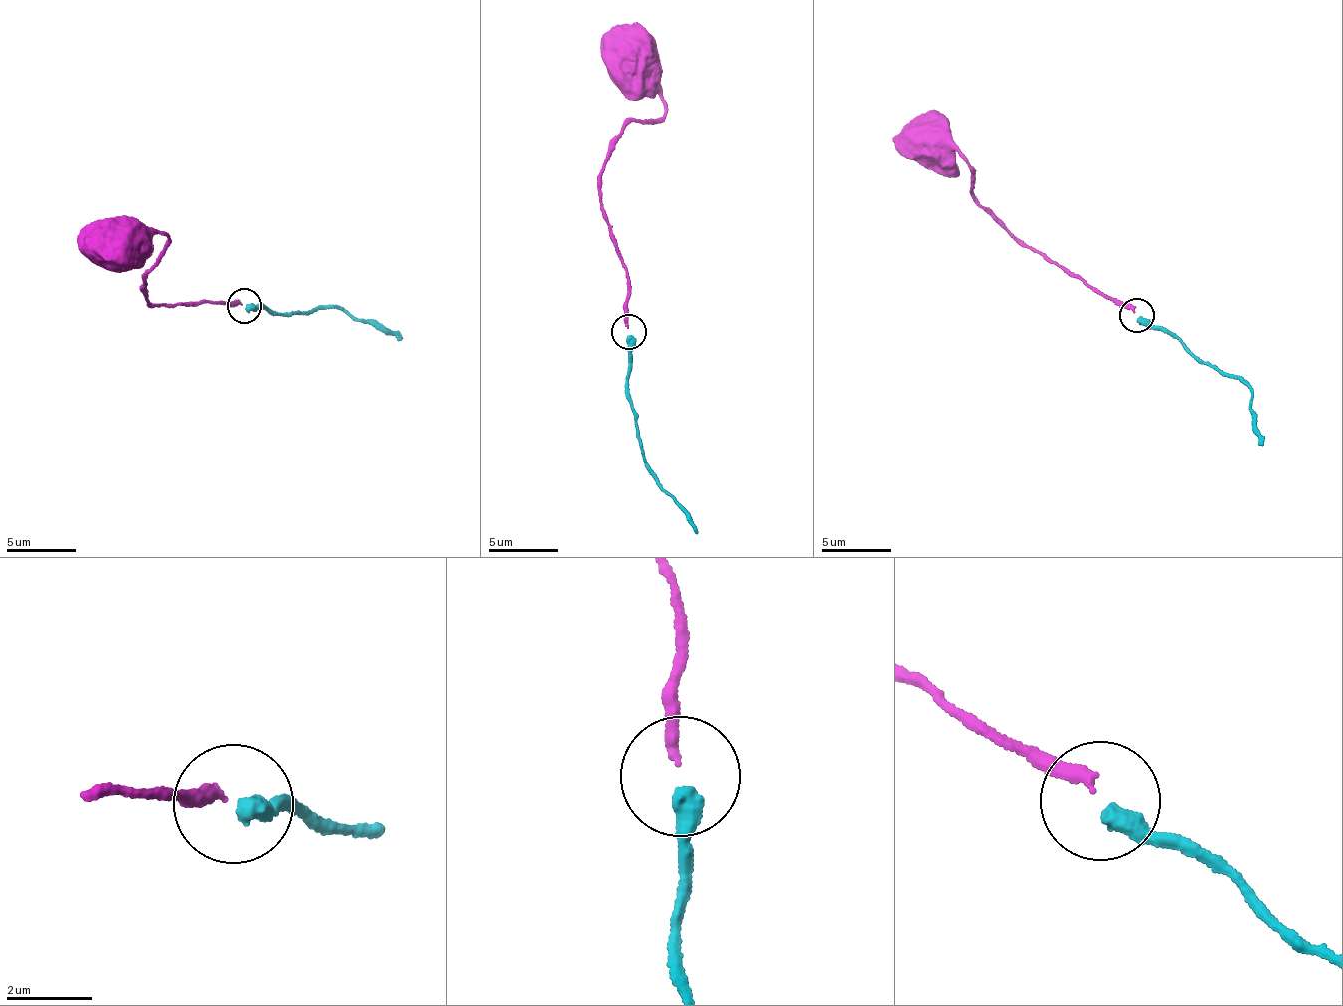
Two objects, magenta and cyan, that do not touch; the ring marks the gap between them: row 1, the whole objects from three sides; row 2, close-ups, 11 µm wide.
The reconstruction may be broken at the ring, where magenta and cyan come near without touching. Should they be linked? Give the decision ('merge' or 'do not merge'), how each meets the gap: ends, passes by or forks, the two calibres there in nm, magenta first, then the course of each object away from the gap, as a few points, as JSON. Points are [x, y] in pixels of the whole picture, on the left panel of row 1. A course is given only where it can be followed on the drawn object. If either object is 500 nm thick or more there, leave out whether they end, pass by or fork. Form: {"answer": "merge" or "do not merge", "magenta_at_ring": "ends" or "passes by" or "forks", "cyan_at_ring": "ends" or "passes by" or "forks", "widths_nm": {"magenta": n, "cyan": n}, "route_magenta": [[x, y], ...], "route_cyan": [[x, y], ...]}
{"answer": "merge", "magenta_at_ring": "ends", "cyan_at_ring": "ends", "widths_nm": {"magenta": 260, "cyan": 480}, "route_magenta": [[243, 305], [162, 302], [152, 305], [141, 286], [167, 237], [157, 233], [140, 245], [106, 249]], "route_cyan": [[244, 307], [264, 305], [283, 314], [314, 306], [363, 318], [402, 339]]}

